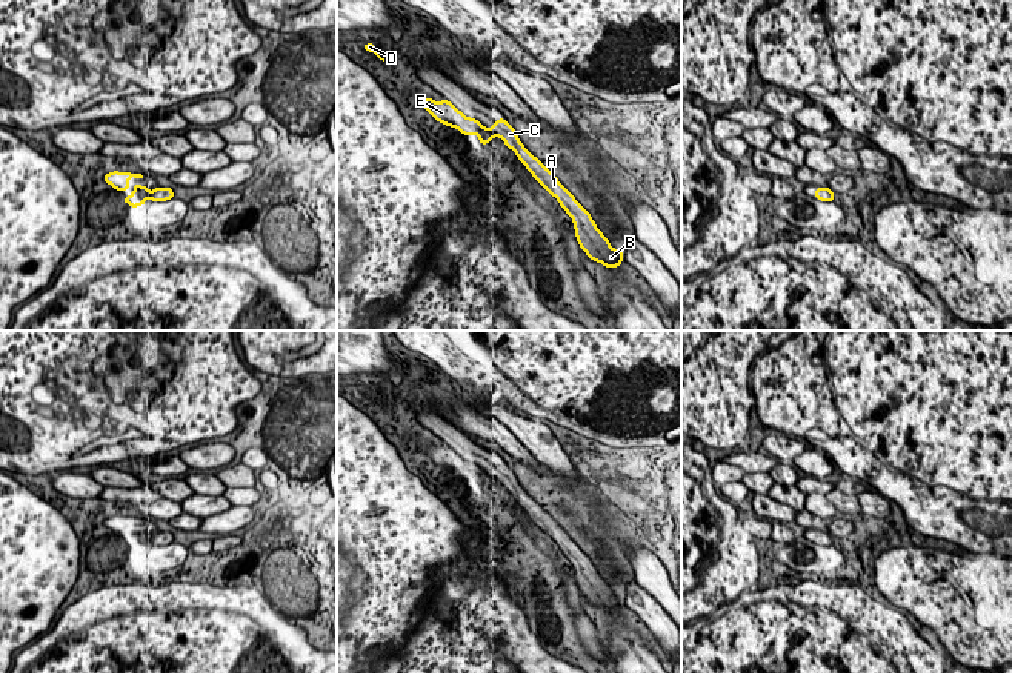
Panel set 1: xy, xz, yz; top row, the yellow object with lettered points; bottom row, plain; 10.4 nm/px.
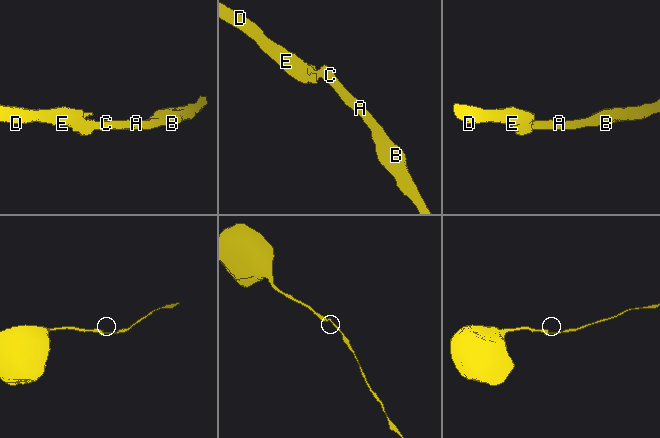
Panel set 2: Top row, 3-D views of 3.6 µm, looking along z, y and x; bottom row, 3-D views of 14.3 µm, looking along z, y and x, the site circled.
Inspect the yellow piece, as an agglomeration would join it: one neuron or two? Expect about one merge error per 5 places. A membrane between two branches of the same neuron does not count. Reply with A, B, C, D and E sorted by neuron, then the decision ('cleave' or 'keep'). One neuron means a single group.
A B C / D E; cleave

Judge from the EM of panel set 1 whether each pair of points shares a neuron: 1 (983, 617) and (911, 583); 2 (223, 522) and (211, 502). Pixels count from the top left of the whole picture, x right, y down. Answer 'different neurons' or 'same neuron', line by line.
1: different neurons
2: different neurons

